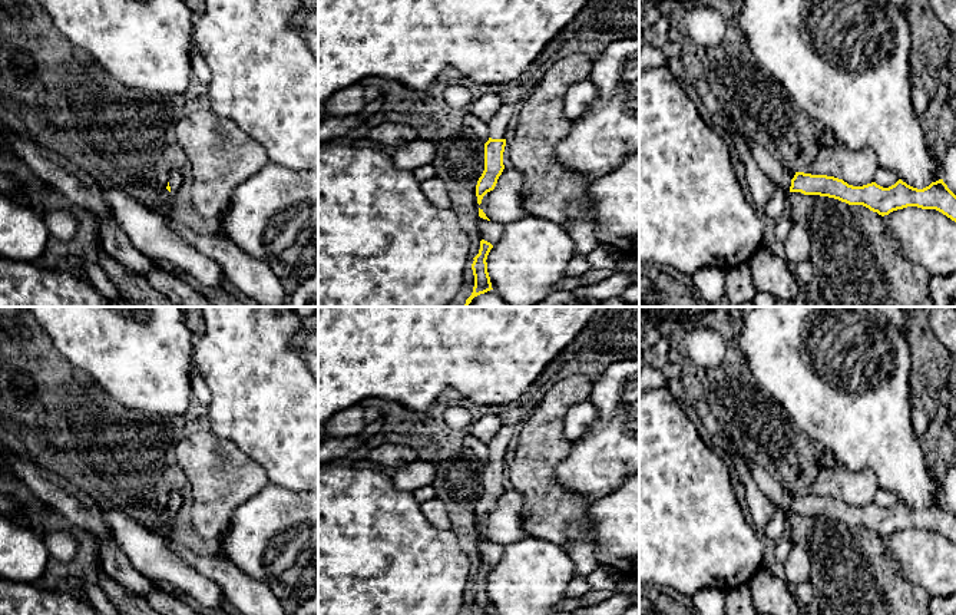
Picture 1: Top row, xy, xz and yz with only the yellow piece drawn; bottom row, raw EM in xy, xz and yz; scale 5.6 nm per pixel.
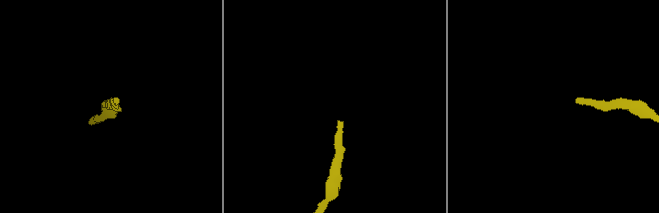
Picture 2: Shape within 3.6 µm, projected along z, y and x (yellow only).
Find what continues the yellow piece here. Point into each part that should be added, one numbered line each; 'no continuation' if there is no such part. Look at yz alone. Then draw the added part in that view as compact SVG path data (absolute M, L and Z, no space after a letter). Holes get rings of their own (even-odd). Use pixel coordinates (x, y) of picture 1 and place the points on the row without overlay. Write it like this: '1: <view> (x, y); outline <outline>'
1: yz (768, 486); outline M691 397L691 399L684 399L694 410L695 413L698 414L699 420L704 423L705 429L708 430L712 442L714 442L714 446L718 449L718 450L722 450L724 453L727 453L730 457L732 457L734 454L742 454L744 456L744 460L750 469L750 473L754 479L754 486L755 489L758 489L768 500L771 500L775 507L778 509L778 512L783 512L784 515L788 515L790 513L790 507L791 507L791 500L794 499L795 493L794 492L790 492L787 489L784 489L774 477L768 476L765 473L765 470L758 466L755 462L750 460L744 453L742 450L727 436L727 432L725 429L722 427L722 424L717 420L717 417L711 413L707 401L704 399L695 399L695 397Z

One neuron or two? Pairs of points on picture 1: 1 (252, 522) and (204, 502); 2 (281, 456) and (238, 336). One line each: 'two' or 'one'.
1: two
2: one

